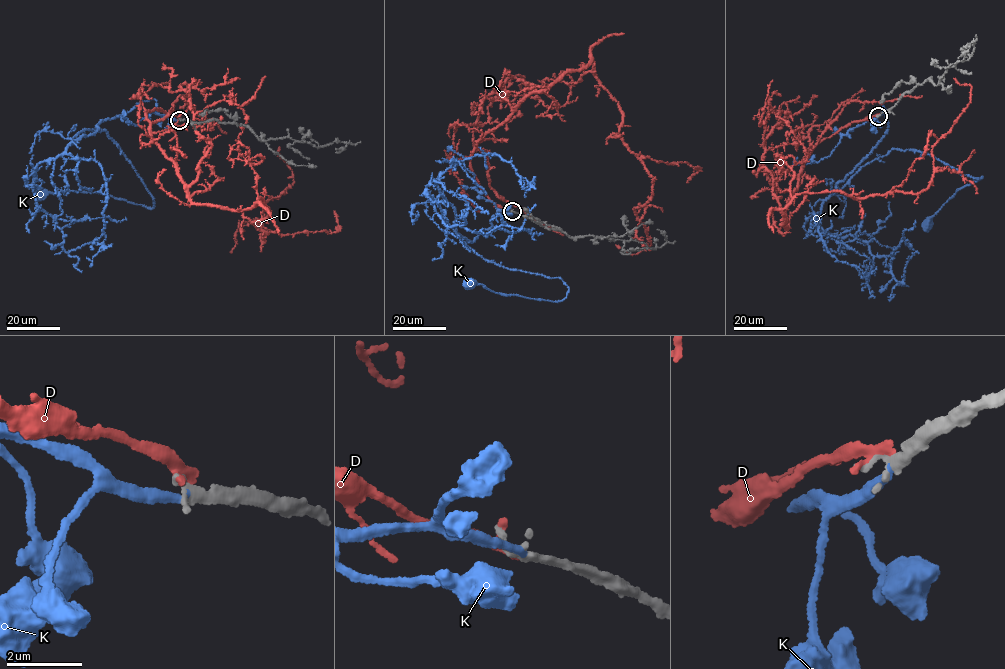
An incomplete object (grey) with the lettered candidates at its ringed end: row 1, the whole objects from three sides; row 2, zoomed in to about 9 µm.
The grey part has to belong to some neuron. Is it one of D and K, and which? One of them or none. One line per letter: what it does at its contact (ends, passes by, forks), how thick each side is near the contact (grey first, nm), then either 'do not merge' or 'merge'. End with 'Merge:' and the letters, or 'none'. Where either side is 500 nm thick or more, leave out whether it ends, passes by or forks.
D: it ends; calibres 260 and 280 nm; do not merge
K: it ends; calibres 280 and 190 nm; merge
Merge: K

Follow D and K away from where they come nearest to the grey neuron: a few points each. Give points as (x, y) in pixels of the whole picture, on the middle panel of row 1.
D: (511, 211), (478, 186), (476, 143), (592, 60), (652, 178), (634, 208), (650, 245), (631, 254), (616, 244)
K: (512, 211), (470, 241), (437, 198), (483, 258), (558, 277), (566, 296), (470, 283)

